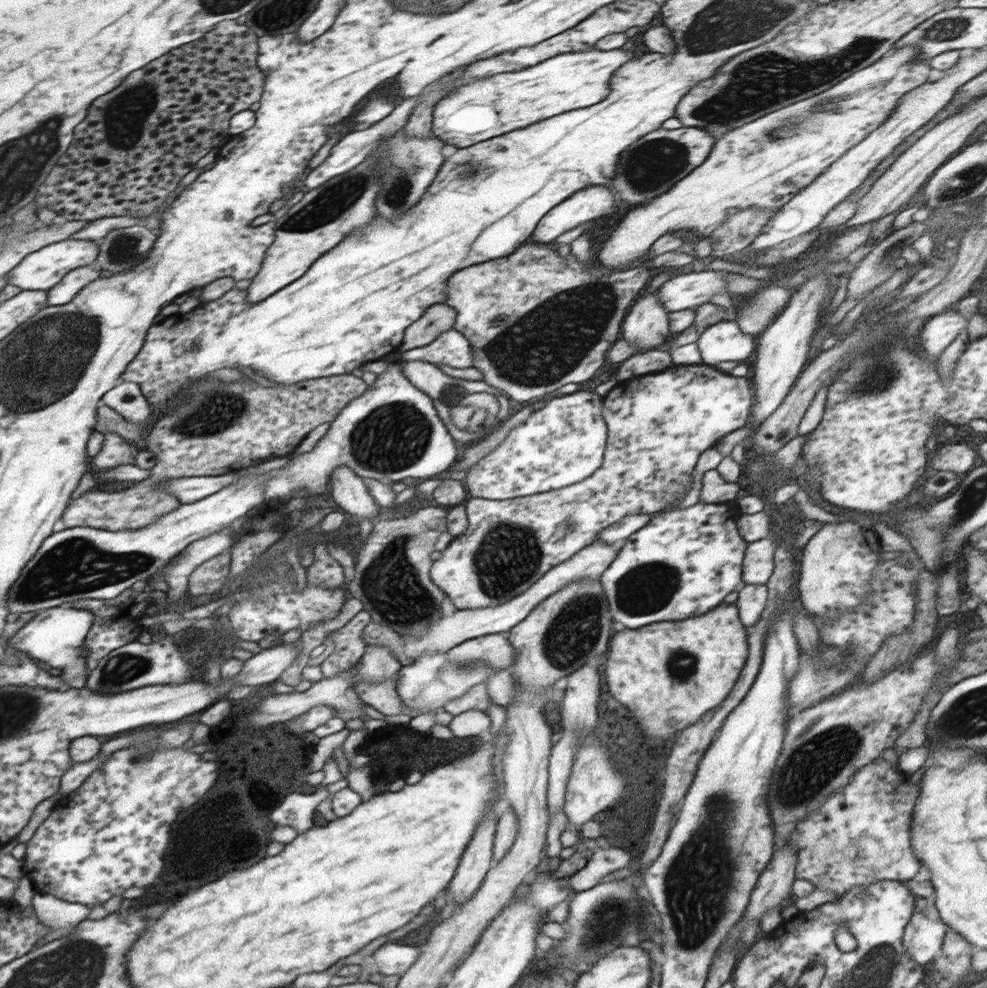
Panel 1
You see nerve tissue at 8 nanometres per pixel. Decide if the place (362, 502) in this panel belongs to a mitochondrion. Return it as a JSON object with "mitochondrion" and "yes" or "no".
{"mitochondrion":"no"}

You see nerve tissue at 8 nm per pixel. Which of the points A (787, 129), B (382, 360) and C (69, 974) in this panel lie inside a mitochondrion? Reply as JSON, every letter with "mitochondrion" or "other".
{"A":"mitochondrion","B":"other","C":"mitochondrion"}

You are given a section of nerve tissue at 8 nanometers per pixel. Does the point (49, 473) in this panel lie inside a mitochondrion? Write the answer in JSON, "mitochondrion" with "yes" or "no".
{"mitochondrion":"no"}

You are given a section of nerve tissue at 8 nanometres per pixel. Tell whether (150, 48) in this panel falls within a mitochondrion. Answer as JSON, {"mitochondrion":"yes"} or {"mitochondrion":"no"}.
{"mitochondrion":"no"}

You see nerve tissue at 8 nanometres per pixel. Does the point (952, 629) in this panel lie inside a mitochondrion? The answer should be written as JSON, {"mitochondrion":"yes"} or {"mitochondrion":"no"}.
{"mitochondrion":"no"}

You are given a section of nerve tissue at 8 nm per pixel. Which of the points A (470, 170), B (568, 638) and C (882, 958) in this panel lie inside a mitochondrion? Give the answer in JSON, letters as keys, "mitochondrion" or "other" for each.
{"A":"mitochondrion","B":"mitochondrion","C":"mitochondrion"}

